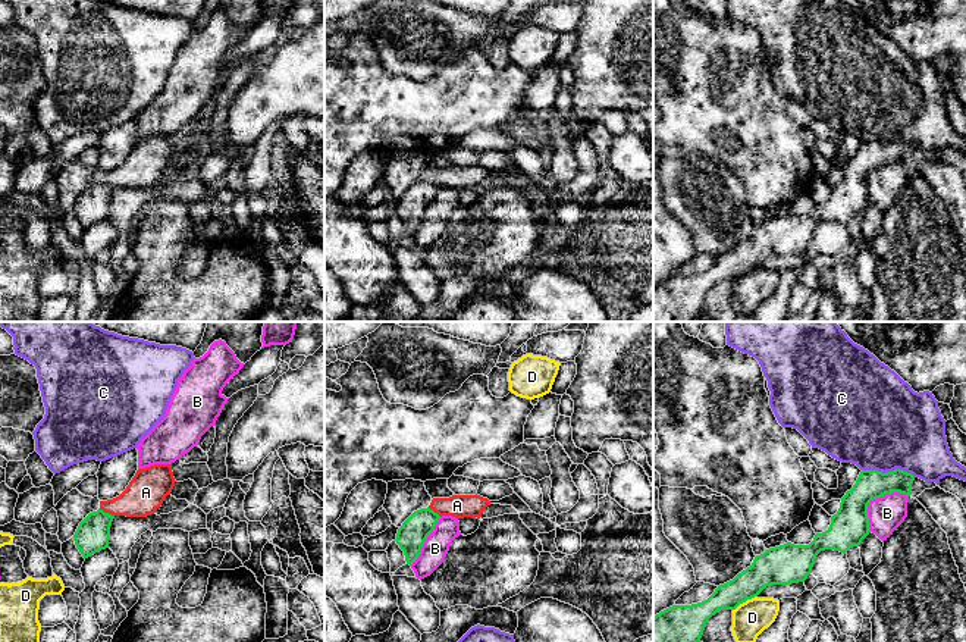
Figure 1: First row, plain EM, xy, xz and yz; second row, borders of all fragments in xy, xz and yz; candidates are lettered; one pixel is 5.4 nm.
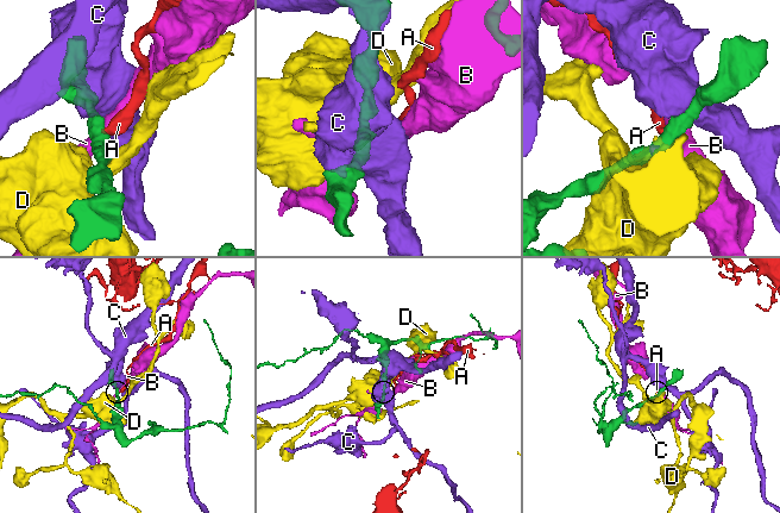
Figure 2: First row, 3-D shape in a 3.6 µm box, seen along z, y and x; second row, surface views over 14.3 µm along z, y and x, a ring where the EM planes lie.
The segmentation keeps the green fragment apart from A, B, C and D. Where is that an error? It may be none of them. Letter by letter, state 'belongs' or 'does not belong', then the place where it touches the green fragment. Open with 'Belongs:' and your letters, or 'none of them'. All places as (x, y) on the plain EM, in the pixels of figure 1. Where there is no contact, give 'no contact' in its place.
Belongs: none of them
A: does not belong; contact xy (106, 184)
B: does not belong; contact yz (875, 169)
C: does not belong; contact yz (888, 143)
D: does not belong; contact yz (745, 272)

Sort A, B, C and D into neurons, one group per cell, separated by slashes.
A / B / C / D

